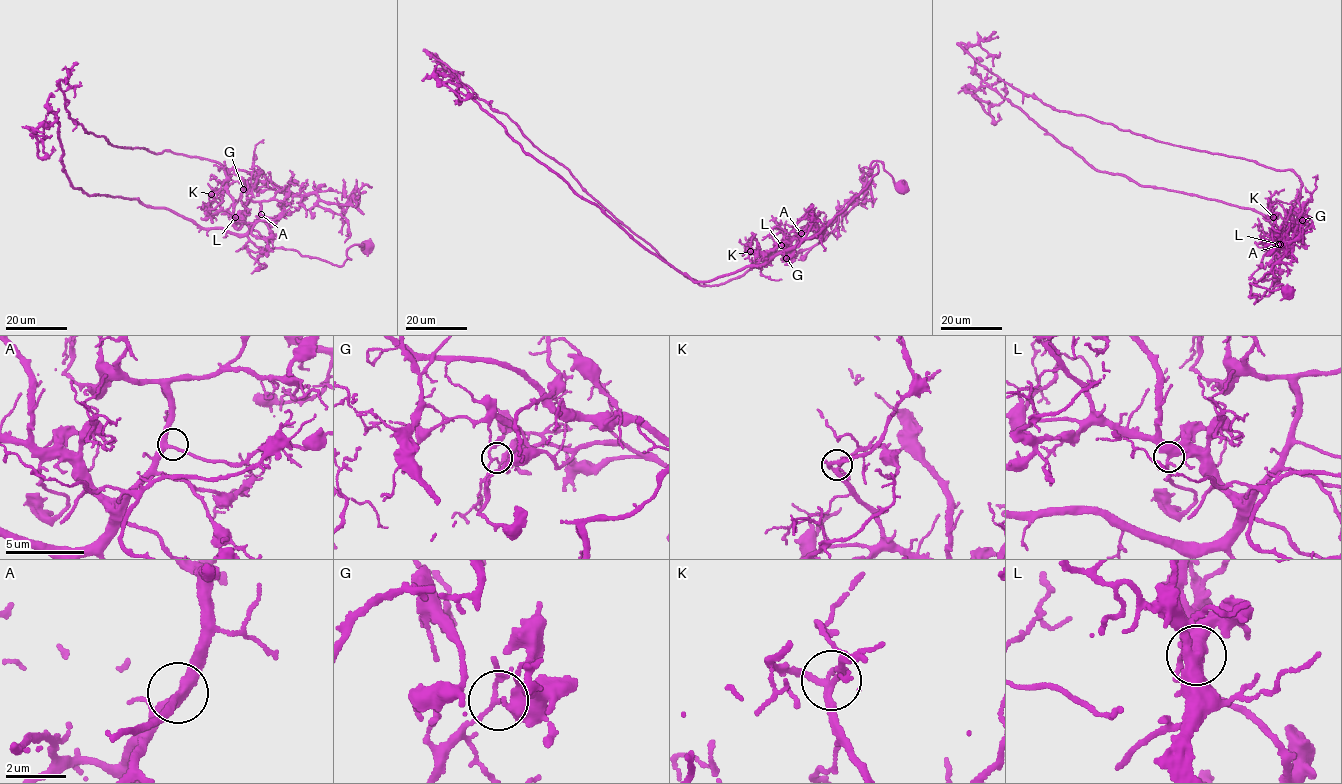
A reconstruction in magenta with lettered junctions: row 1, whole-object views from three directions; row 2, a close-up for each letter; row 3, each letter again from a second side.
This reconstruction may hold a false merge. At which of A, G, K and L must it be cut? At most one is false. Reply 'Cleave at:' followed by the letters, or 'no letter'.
Cleave at: G

